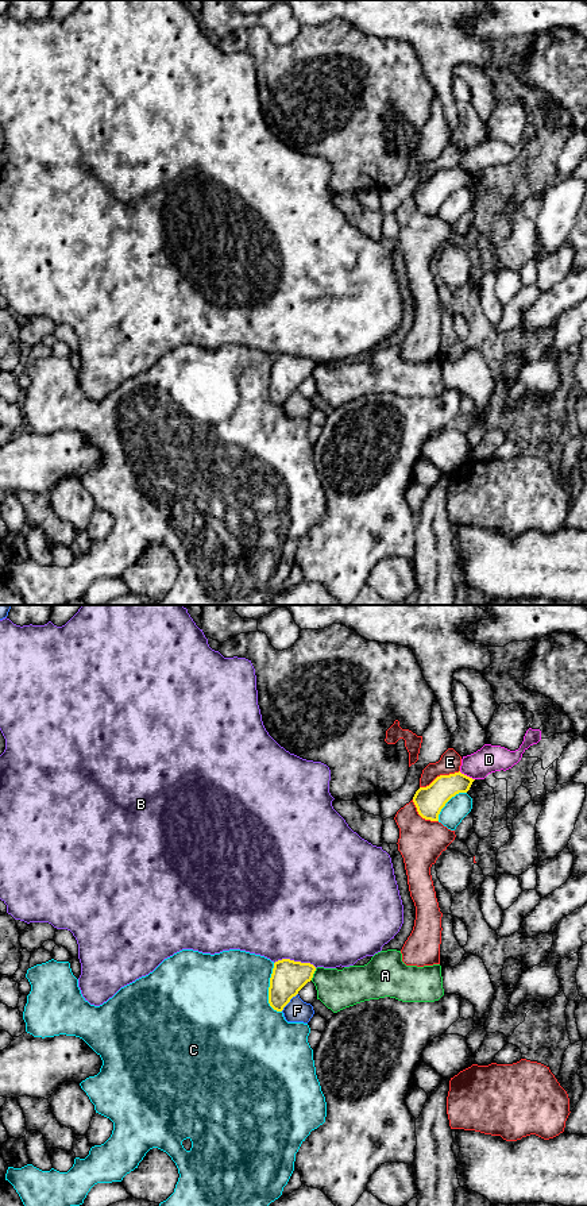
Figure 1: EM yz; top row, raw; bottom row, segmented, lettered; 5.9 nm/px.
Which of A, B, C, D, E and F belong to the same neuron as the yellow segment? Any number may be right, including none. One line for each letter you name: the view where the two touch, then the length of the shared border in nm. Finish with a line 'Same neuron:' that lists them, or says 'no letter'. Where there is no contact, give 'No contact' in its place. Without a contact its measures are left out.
Same neuron: no letter

